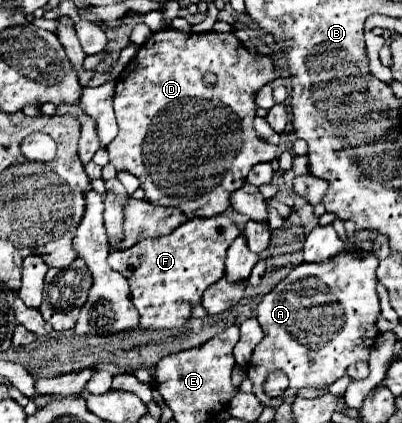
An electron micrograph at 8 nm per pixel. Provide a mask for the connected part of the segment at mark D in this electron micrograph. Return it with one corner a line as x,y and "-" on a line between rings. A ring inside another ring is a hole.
165,29
165,31
157,31
149,37
147,43
143,43
139,47
139,55
135,55
129,65
123,69
123,73
117,77
117,89
115,89
115,117
117,117
117,125
119,125
119,133
117,137
105,147
109,153
109,161
117,167
117,171
129,171
133,173
139,181
141,181
141,189
145,191
145,197
149,201
153,201
155,205
169,205
169,207
179,207
183,213
191,213
187,217
213,217
223,213
229,207
229,193
233,189
239,189
245,183
245,177
249,173
249,169
255,163
261,161
273,161
277,157
277,147
259,139
255,129
253,129
253,119
255,119
255,95
263,85
273,83
277,77
277,67
273,63
271,55
249,55
249,51
243,45
237,45
237,49
233,49
233,33
185,33
185,31
175,31
175,29
-
207,73
213,73
217,77
217,81
213,85
207,85
203,81
203,77

